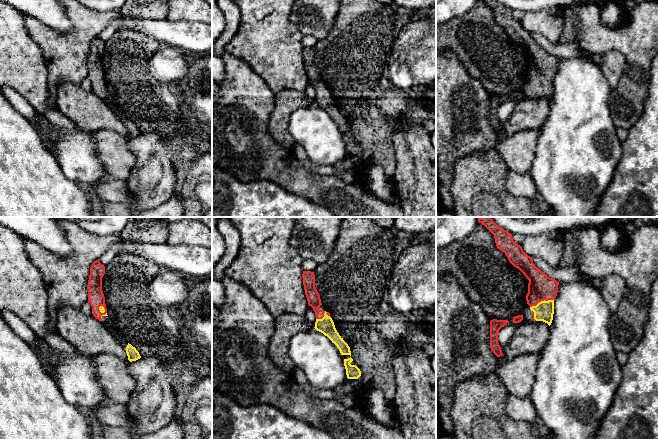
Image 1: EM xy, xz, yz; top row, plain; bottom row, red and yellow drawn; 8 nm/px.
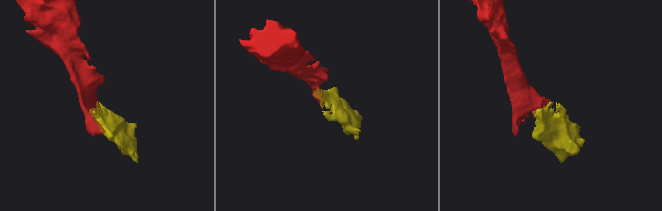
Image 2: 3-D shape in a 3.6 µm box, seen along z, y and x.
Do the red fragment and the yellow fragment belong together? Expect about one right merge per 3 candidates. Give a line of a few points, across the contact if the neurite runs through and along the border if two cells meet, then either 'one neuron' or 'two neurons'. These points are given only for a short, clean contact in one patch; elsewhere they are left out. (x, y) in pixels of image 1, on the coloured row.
line yz (541, 287), (541, 300), (543, 311); one neuron

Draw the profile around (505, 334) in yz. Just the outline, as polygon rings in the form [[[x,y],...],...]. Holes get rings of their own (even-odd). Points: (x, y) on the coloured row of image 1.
[[[509,322],[502,327],[498,332],[498,343],[501,347],[502,353],[504,352],[508,342],[511,340],[518,323]]]

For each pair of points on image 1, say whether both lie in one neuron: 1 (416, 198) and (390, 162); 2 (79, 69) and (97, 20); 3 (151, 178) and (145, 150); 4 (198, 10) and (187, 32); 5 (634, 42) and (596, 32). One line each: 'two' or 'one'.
1: two
2: one
3: one
4: two
5: one

